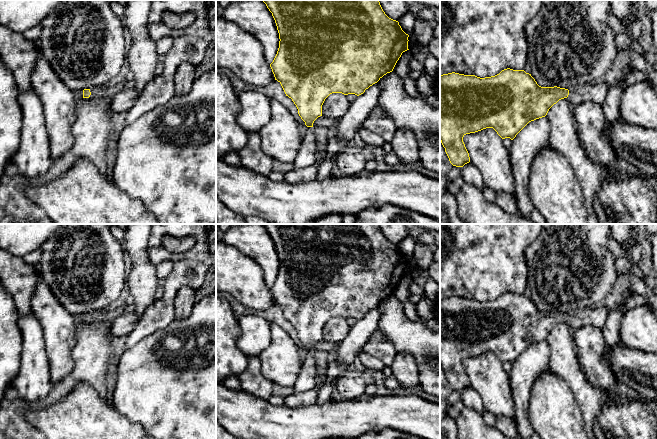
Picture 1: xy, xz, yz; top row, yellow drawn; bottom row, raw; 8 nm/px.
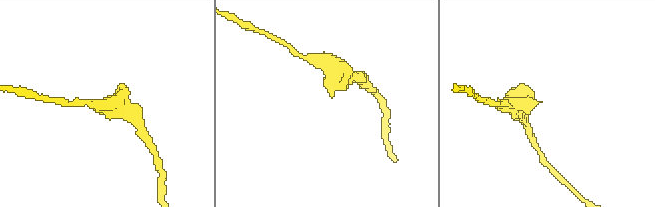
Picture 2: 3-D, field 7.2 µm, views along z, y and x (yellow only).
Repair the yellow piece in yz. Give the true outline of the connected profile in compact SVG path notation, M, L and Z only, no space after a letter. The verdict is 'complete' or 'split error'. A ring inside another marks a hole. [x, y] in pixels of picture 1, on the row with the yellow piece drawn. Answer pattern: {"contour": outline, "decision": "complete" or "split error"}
{"contour": "M510 68L485 78L455 72L443 74L440 75L440 141L450 163L463 167L470 162L463 142L466 134L493 128L502 139L513 140L529 122L545 117L559 100L567 98L574 104L593 101L602 105L608 90L606 83L581 85L570 90L557 86L541 87L531 74Z", "decision": "split error"}

